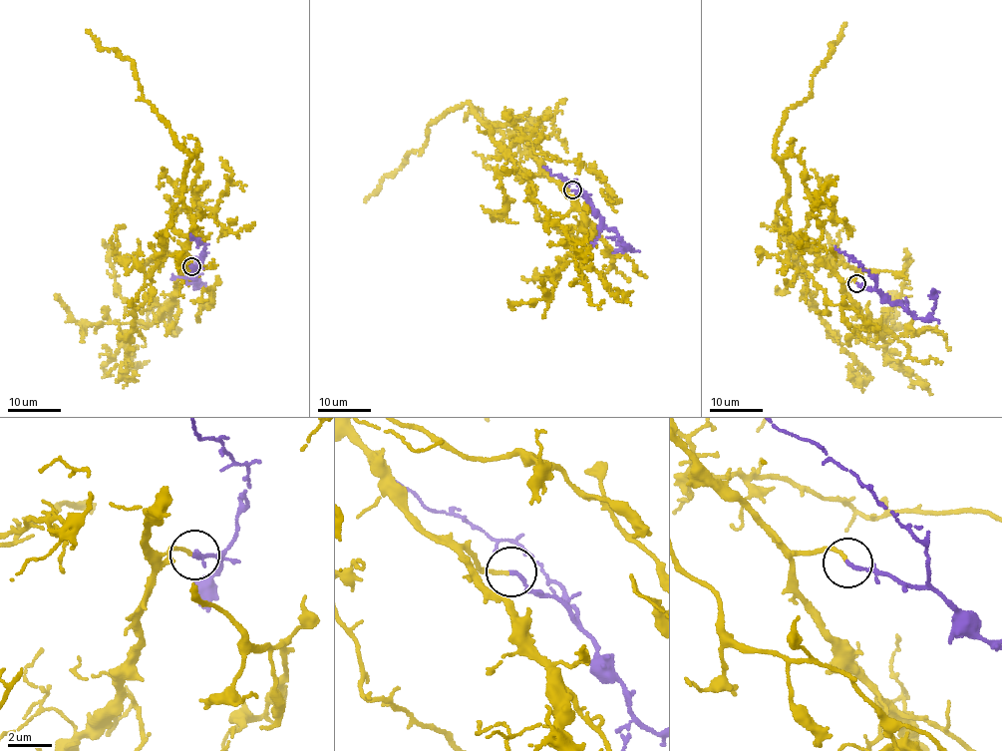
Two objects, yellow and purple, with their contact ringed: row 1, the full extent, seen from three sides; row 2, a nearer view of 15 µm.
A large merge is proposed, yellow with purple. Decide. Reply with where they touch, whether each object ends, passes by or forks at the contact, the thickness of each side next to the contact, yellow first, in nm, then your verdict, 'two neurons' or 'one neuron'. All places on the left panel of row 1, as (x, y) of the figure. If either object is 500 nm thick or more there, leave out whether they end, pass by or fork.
at (191, 266); yellow ends there; purple ends there; 140 nm thick on the yellow side, 170 nm on the other; one neuron

